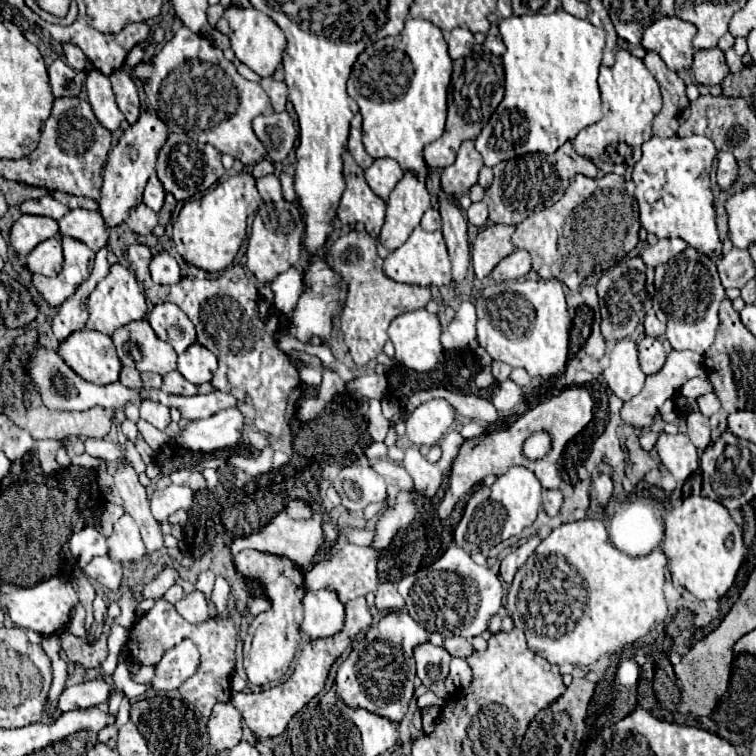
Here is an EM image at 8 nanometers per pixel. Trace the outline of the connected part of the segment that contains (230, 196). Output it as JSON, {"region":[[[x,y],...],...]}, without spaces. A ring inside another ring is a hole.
{"region":[[[249,172],[229,176],[211,188],[201,200],[185,202],[173,224],[175,250],[187,264],[205,272],[225,270],[245,240],[249,213],[255,213],[259,204],[261,198],[255,188],[255,178]]]}

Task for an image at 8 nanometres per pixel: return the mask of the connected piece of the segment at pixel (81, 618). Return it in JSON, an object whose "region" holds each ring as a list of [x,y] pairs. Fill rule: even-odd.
{"region":[[[77,604],[75,608],[73,608],[73,618],[71,618],[71,622],[69,622],[69,632],[71,634],[75,634],[75,636],[83,636],[83,640],[87,642],[87,644],[93,644],[91,640],[89,640],[89,634],[91,634],[91,630],[85,626],[85,608],[81,606],[81,604]]]}

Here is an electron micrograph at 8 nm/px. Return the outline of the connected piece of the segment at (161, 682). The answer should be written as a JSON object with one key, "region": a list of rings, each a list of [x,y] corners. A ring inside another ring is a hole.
{"region":[[[183,640],[181,644],[167,650],[161,662],[155,666],[155,676],[149,682],[149,688],[159,692],[177,690],[189,676],[195,674],[199,666],[199,650],[191,640]]]}

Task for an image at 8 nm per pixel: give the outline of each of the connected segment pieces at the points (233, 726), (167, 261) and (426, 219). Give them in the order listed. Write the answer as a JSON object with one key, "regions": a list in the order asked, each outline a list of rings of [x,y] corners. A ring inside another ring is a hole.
{"regions":[[[[231,702],[217,704],[207,722],[209,744],[213,750],[231,750],[241,742],[241,714]]],[[[159,252],[153,256],[151,260],[151,278],[157,284],[177,284],[181,280],[181,270],[179,264],[173,256],[169,256],[167,252]]],[[[429,208],[423,218],[421,218],[421,226],[425,230],[441,230],[441,216],[439,216],[439,210],[435,208]]]]}

